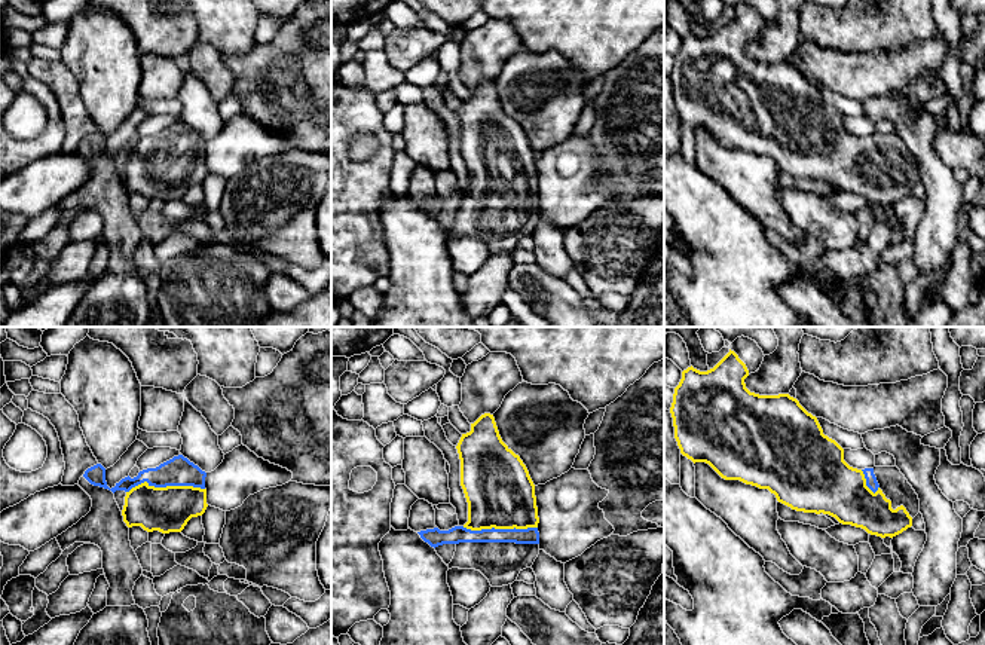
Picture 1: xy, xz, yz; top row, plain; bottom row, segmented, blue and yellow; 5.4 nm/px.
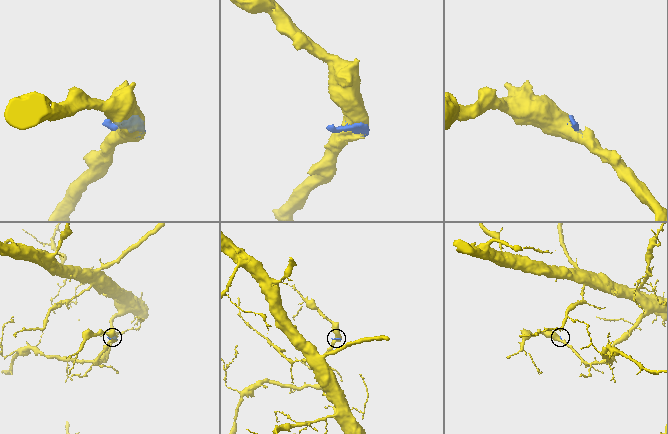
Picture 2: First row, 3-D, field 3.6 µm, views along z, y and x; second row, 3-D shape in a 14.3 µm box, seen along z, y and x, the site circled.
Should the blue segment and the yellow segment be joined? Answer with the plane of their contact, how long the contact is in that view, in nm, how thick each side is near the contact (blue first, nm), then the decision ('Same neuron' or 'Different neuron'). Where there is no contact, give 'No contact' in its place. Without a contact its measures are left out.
Touches blue in xy. Shared border 420 nm. Thickness 160 nm (blue) against 240 nm. Same neuron

